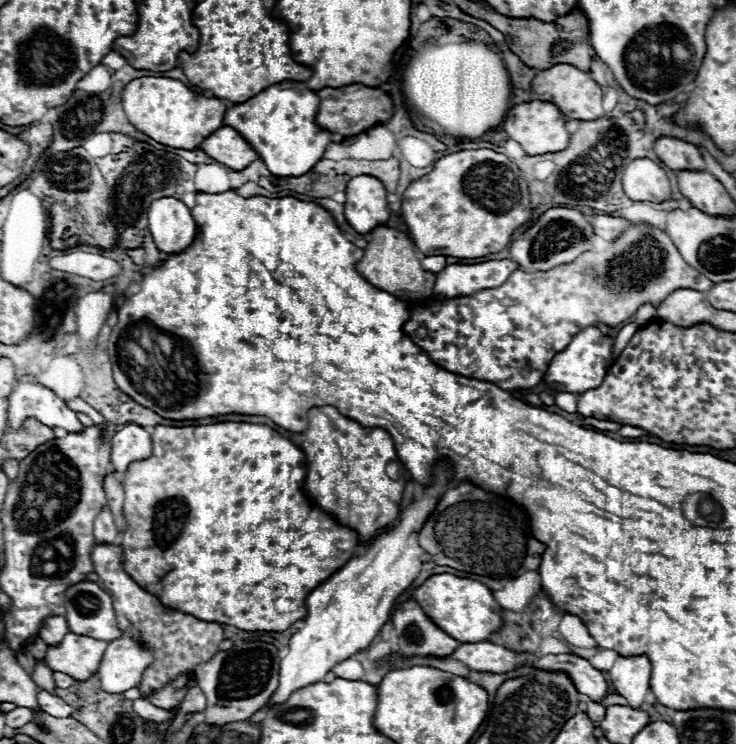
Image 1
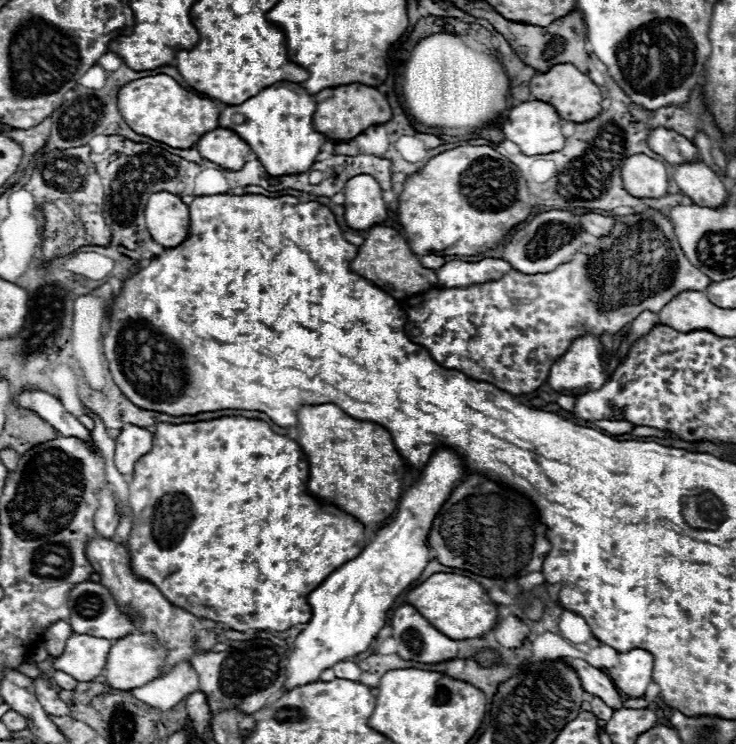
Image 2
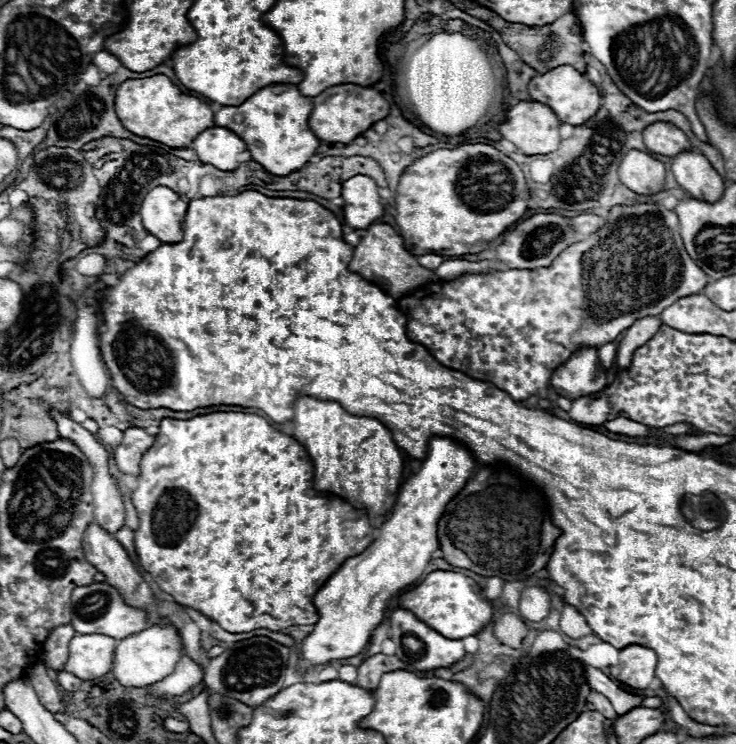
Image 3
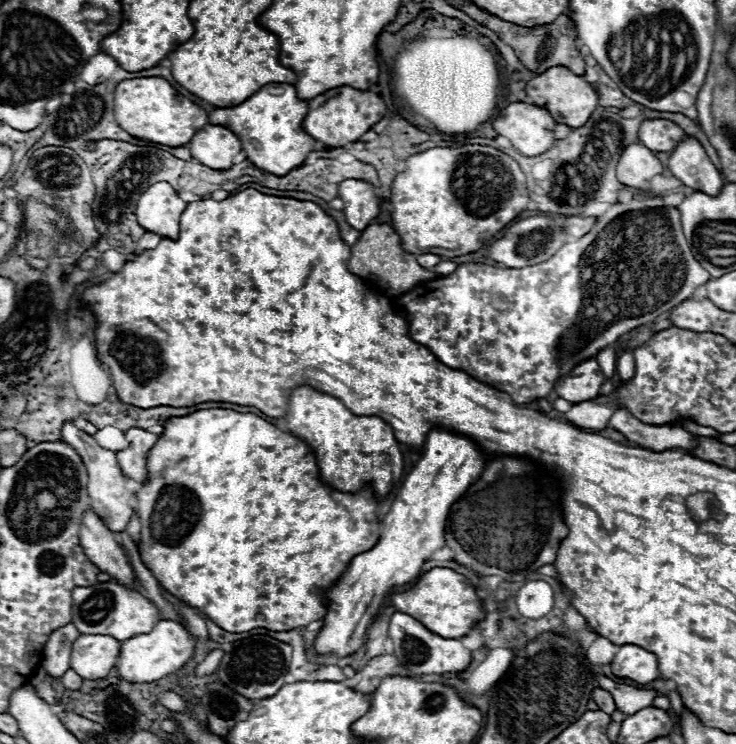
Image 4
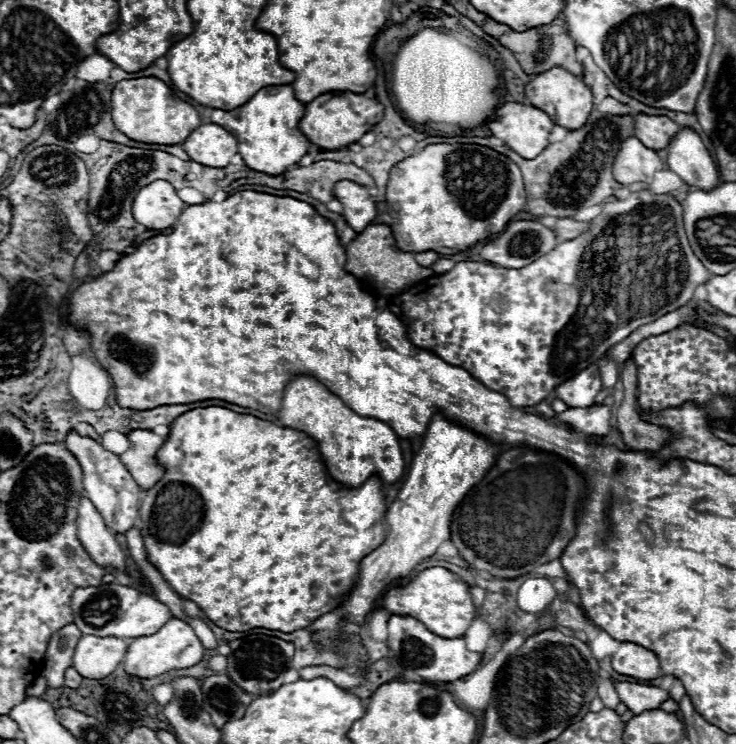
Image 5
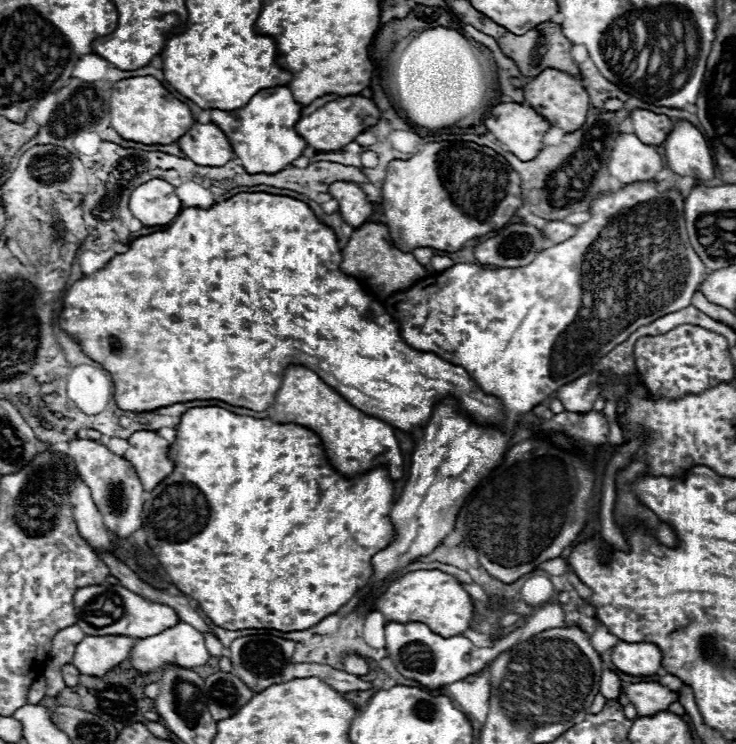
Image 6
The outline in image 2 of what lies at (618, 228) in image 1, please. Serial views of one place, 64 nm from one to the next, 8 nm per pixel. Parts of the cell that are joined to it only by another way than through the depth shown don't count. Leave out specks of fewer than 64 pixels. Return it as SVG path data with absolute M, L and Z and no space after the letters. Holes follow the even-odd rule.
M584 214L580 216L580 224L586 232L594 234L594 236L606 236L612 226L614 226L614 220L610 216L600 216L600 214Z

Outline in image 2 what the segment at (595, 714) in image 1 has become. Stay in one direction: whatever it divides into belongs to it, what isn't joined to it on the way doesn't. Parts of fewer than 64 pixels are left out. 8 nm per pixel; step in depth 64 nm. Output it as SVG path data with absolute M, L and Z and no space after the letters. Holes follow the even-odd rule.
M586 696L586 700L590 702L590 706L592 706L592 712L600 718L600 722L606 722L606 720L610 720L610 716L614 714L614 710L606 704L606 702L602 702L598 696Z

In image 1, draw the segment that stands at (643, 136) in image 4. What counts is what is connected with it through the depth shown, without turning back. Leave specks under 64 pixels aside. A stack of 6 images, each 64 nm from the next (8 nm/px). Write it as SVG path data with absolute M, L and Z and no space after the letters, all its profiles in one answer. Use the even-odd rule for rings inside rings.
M660 136L654 142L654 152L672 170L706 170L700 150L684 140Z

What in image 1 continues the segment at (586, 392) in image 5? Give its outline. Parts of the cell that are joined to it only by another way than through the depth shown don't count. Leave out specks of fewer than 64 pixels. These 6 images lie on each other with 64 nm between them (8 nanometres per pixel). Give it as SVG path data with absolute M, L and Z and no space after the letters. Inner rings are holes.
M586 328L572 338L566 350L558 352L552 358L544 374L544 382L556 392L570 392L570 394L582 394L586 390L598 388L606 376L606 362L602 360L602 354L612 354L612 348L614 348L612 336L602 336L598 328Z

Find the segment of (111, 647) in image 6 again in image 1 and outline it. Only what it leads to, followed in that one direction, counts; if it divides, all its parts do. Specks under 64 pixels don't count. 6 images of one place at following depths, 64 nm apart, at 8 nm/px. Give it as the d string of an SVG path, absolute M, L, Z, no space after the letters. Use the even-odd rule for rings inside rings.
M68 632L58 648L48 648L46 664L50 670L64 672L74 680L88 680L98 672L106 644L106 640Z

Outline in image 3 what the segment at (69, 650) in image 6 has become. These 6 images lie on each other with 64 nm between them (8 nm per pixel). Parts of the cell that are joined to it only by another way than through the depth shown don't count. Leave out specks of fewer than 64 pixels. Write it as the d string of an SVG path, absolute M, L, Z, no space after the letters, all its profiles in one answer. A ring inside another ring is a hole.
M64 624L64 626L58 626L54 628L46 642L44 642L44 656L42 656L42 662L50 668L54 668L56 672L62 672L64 670L64 662L68 660L68 644L70 640L76 636L76 630L72 628L72 624Z

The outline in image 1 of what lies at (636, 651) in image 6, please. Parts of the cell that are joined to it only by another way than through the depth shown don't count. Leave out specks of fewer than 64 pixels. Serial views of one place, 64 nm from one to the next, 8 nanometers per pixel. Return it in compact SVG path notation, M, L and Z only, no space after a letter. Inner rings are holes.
M646 654L640 656L620 656L616 664L608 670L610 682L616 694L624 696L630 706L640 708L644 696L650 688L652 664Z

